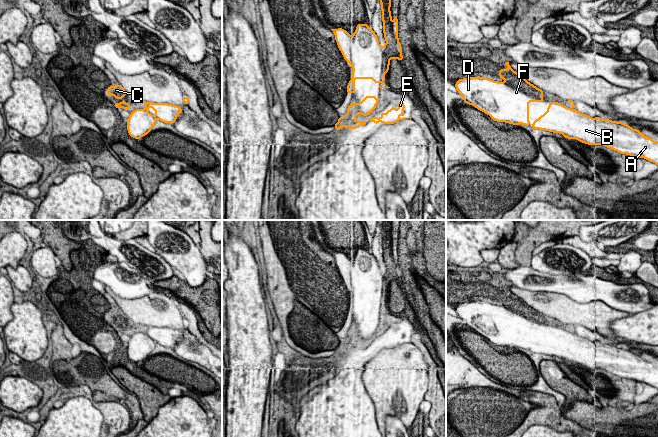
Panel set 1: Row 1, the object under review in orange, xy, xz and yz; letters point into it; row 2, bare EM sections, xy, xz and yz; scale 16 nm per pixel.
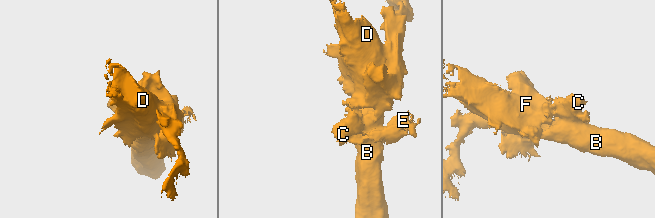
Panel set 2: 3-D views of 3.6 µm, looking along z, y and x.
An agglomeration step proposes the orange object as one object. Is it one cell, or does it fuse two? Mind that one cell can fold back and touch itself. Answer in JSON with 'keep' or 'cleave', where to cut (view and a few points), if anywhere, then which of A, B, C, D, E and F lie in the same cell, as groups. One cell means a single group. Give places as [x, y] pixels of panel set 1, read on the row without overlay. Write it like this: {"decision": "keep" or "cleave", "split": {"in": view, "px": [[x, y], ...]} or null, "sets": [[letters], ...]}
{"decision": "keep", "split": null, "sets": [["A", "B", "C", "D", "E", "F"]]}

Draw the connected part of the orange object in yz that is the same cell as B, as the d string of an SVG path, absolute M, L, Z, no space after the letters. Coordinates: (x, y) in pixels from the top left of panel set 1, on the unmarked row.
M550 326L543 339L539 339L531 352L545 354L553 357L562 358L567 363L576 363L588 369L603 369L621 378L630 379L636 382L644 382L658 389L658 365L643 359L639 354L633 353L629 349L602 343L600 341L592 342L576 334L574 326L570 331L562 329L560 326Z

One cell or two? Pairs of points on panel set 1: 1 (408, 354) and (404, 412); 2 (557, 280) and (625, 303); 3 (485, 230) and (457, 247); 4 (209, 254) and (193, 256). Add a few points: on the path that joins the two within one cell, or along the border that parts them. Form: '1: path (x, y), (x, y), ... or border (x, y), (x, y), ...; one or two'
1: path (404, 368), (404, 398); one
2: path (574, 286), (601, 289), (608, 292); one
3: path (478, 230), (474, 230), (464, 240); one
4: border (198, 246), (207, 269); two

